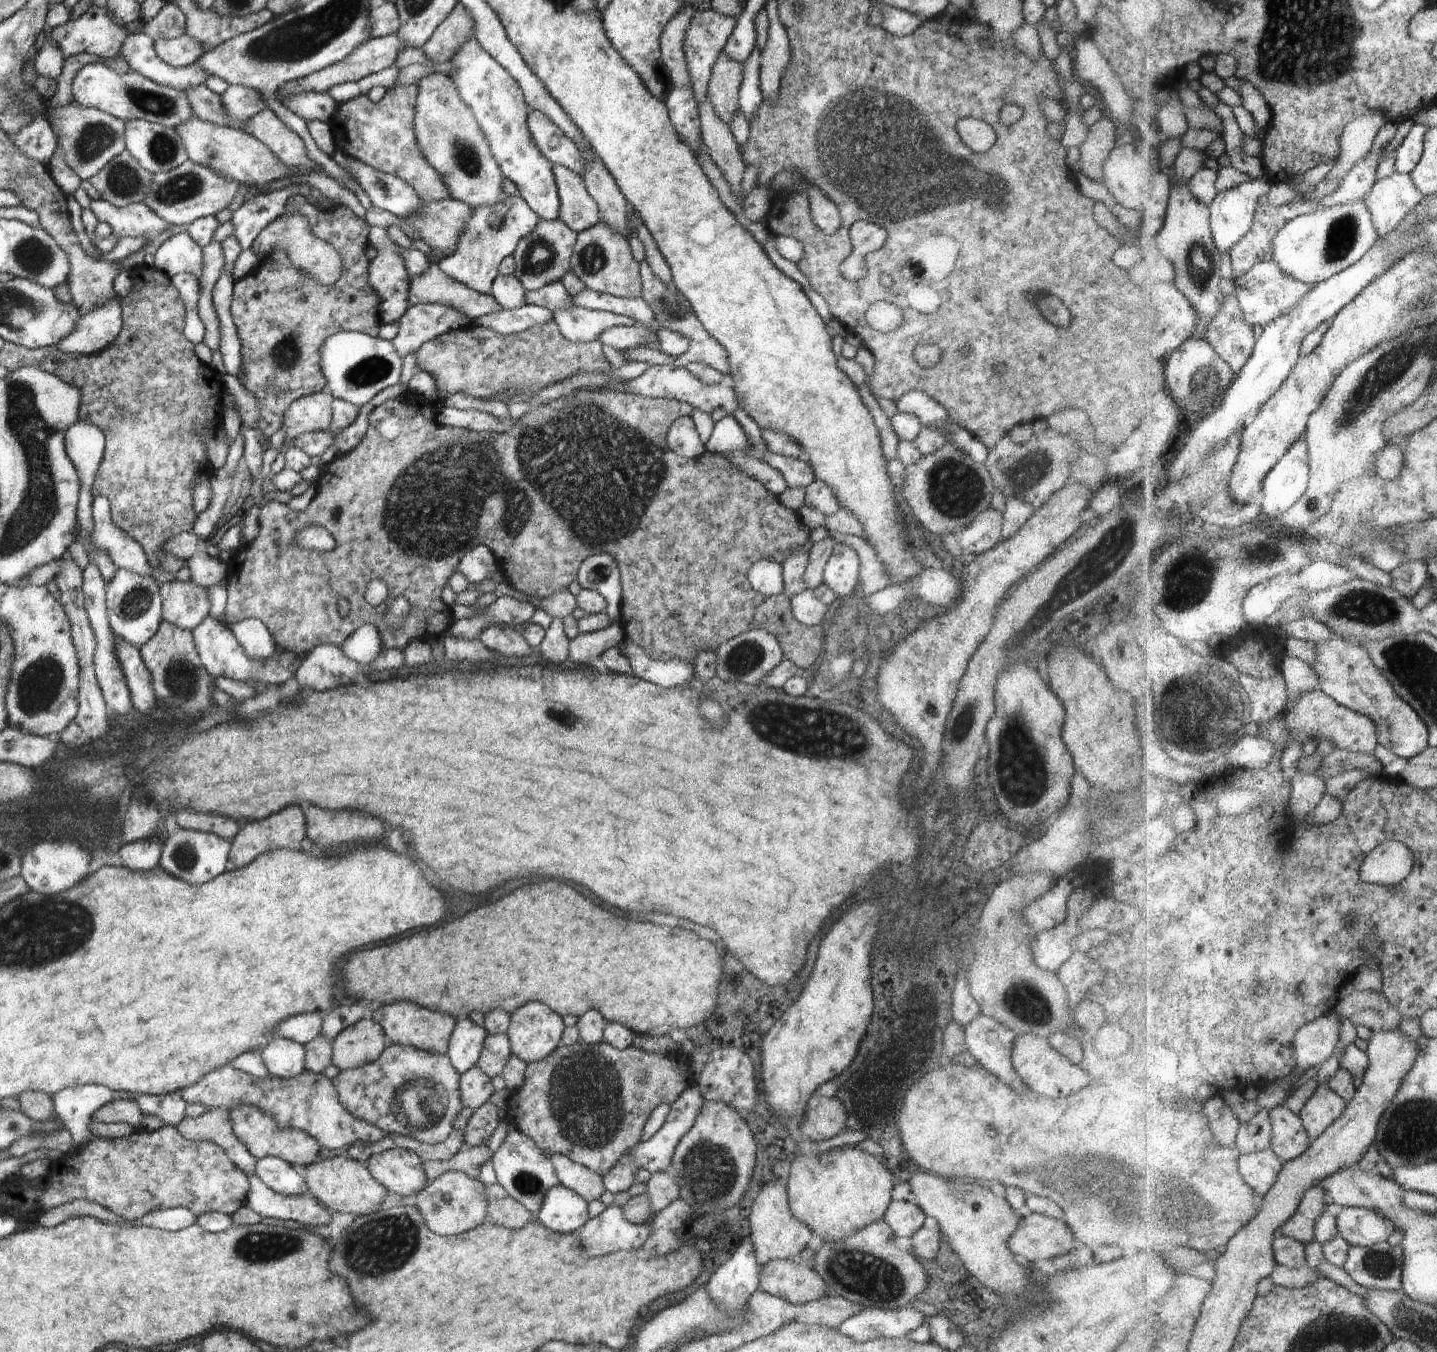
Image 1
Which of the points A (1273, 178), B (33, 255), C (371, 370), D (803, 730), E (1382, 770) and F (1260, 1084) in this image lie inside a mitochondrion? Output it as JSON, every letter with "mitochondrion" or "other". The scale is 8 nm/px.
{"A":"other","B":"mitochondrion","C":"mitochondrion","D":"mitochondrion","E":"other","F":"other"}

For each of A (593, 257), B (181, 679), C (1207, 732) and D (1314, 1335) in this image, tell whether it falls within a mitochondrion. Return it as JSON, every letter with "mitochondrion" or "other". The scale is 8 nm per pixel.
{"A":"mitochondrion","B":"mitochondrion","C":"mitochondrion","D":"mitochondrion"}

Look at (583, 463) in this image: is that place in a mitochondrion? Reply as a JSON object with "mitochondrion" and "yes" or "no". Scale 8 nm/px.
{"mitochondrion":"yes"}

